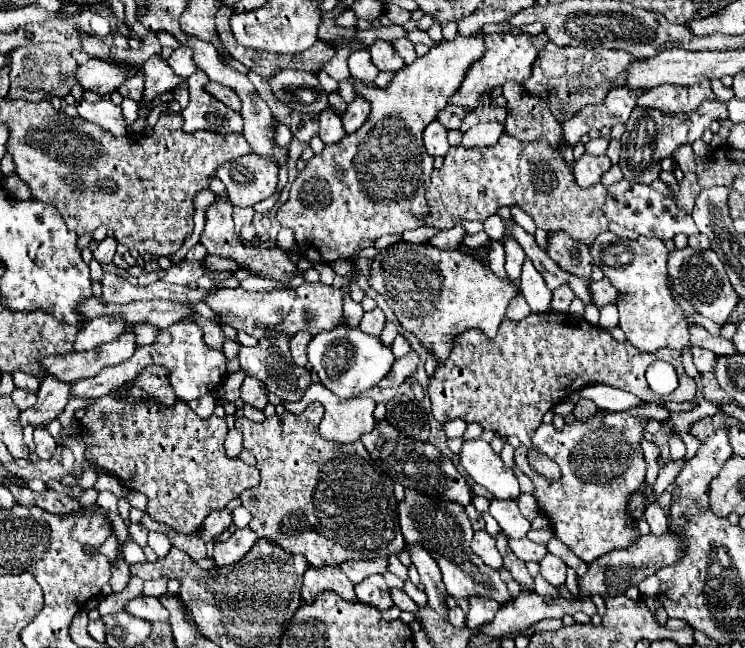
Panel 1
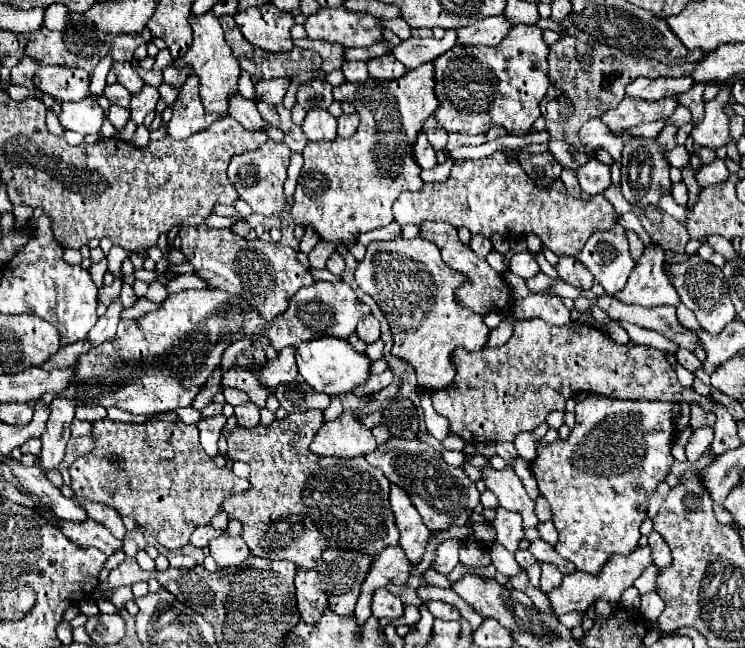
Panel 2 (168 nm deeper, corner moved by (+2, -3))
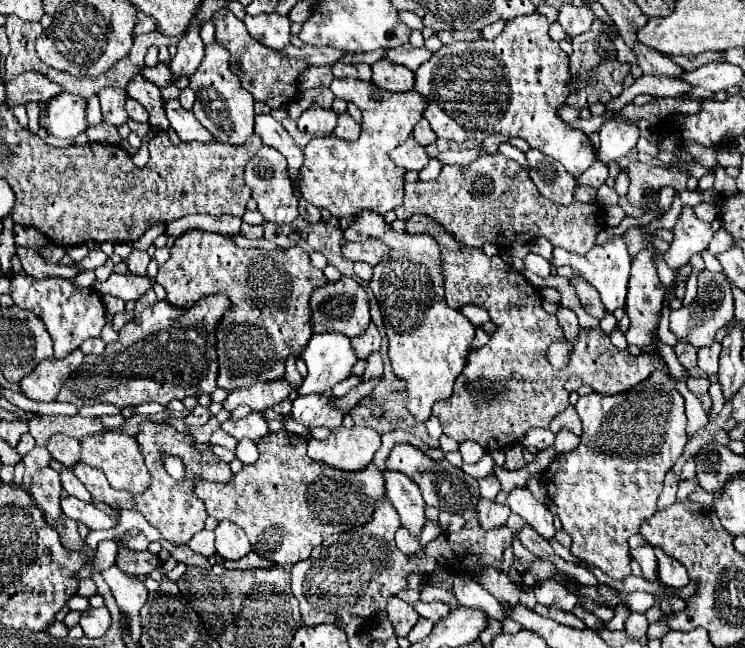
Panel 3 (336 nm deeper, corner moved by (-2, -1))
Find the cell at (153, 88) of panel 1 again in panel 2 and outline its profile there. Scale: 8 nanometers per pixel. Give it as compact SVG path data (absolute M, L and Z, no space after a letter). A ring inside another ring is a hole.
M144 85L134 97L132 97L132 103L130 103L130 117L136 121L136 125L142 125L144 123L144 117L154 111L156 103L160 99L160 93L156 87L152 85Z

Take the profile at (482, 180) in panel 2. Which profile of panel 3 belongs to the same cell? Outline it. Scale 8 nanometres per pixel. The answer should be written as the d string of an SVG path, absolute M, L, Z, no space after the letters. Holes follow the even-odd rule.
M480 155L474 163L468 167L456 167L456 165L442 165L440 175L434 181L414 181L406 183L404 187L404 205L396 209L396 217L406 221L414 213L426 215L440 223L448 233L454 235L454 239L466 247L482 249L484 243L493 243L500 248L511 246L516 243L530 243L534 239L548 239L552 245L558 245L562 249L568 249L578 255L586 255L596 241L598 231L604 227L604 209L598 203L580 203L574 201L568 207L554 205L552 201L546 201L528 173L516 163L506 159L504 155Z

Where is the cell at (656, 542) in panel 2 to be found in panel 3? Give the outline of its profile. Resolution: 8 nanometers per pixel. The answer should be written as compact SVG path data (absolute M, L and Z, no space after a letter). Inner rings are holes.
M656 549L656 557L658 557L658 581L674 589L686 587L690 583L686 569L682 569L678 561L674 561L672 557L666 557L666 553L662 553L660 549Z

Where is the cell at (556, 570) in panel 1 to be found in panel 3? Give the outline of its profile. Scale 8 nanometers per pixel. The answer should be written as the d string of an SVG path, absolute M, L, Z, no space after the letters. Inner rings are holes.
M542 581L534 587L536 593L536 601L540 605L550 605L550 607L558 607L564 611L570 611L576 603L578 597L574 593L570 593L566 587L556 585L556 581Z

